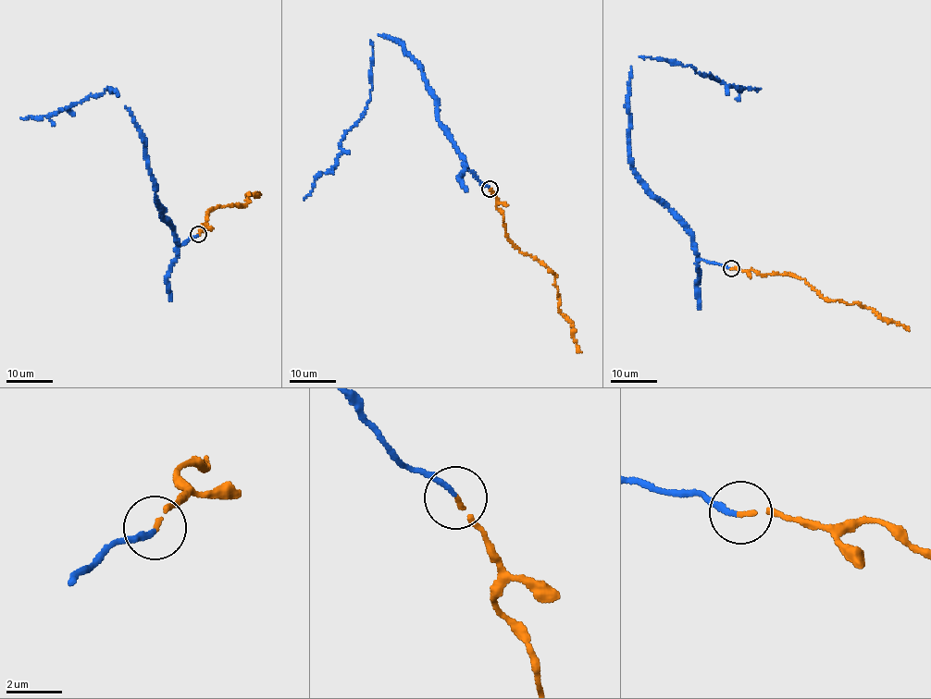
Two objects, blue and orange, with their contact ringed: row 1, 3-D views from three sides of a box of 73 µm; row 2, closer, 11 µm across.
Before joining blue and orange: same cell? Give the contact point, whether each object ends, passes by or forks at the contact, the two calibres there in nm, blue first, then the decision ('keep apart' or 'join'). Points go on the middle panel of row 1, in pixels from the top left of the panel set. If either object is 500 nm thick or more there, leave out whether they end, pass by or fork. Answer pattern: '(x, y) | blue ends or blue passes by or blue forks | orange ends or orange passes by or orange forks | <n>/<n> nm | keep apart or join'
(490, 189) | blue ends | orange ends | 170/140 nm | join

